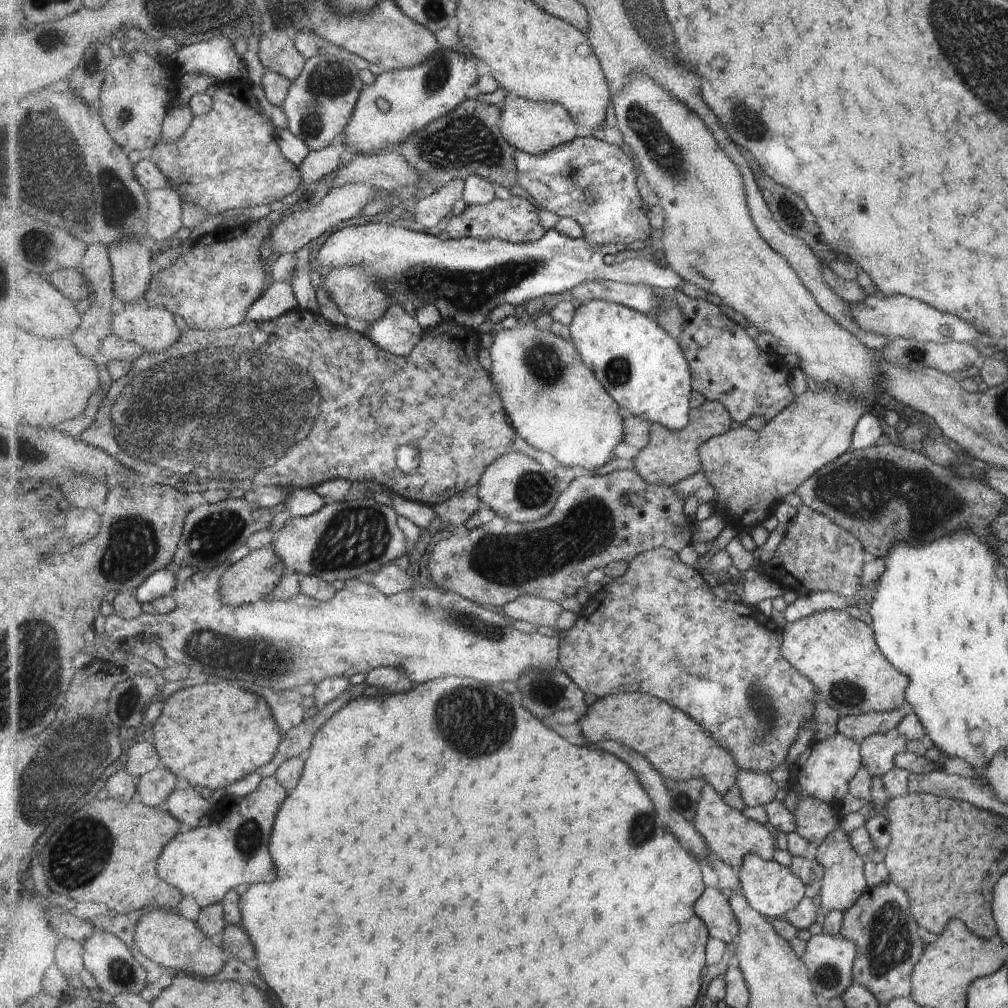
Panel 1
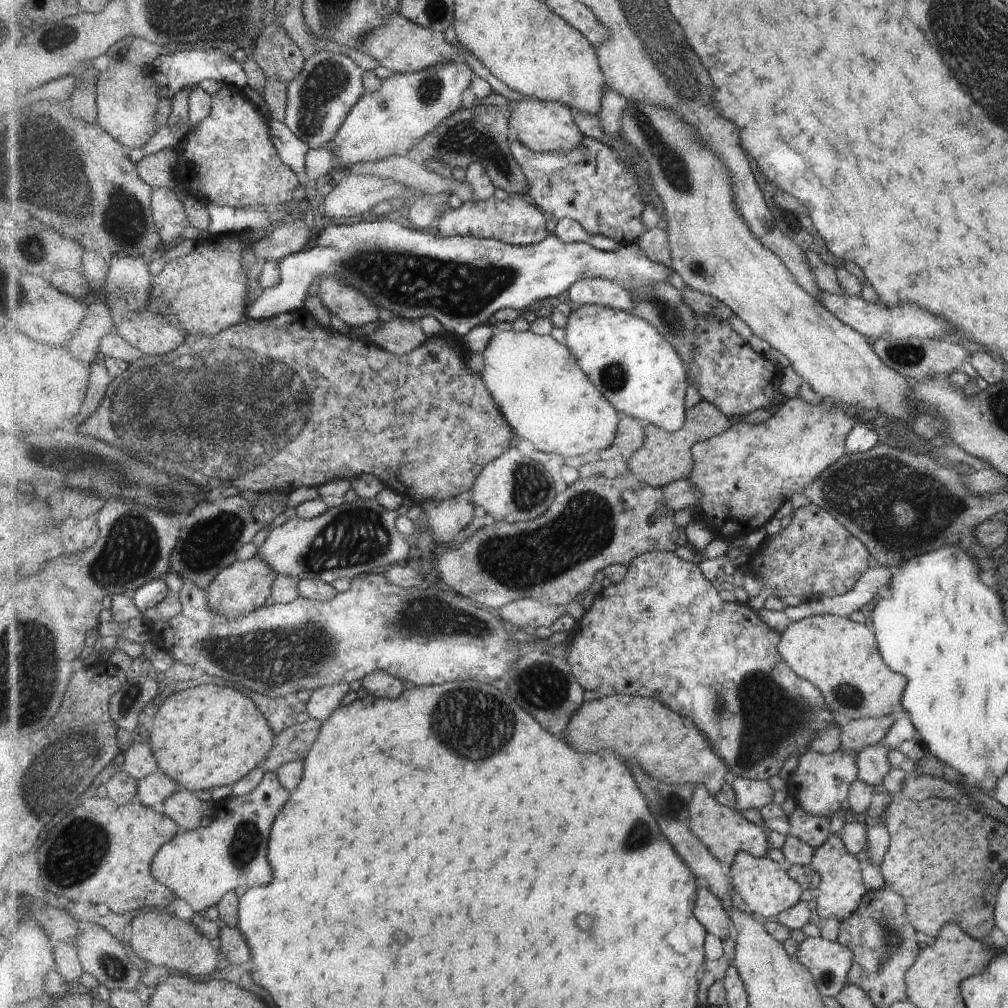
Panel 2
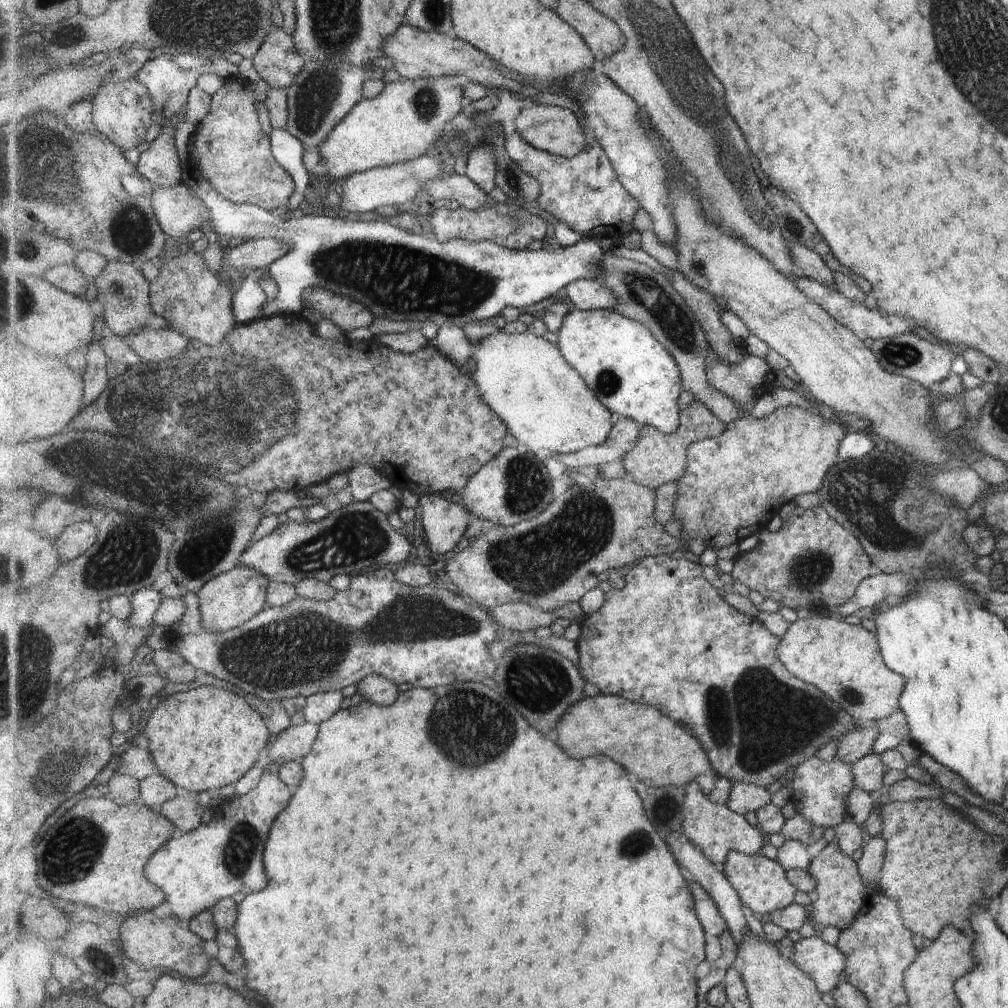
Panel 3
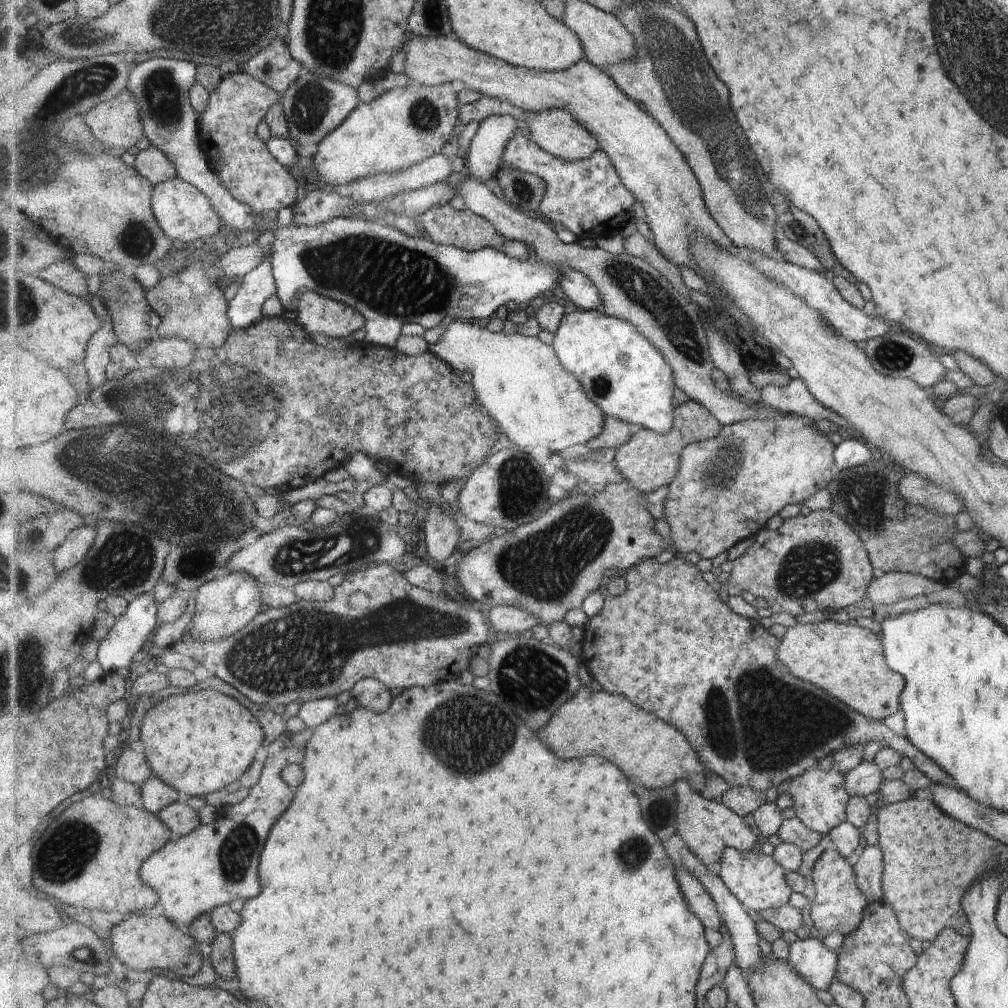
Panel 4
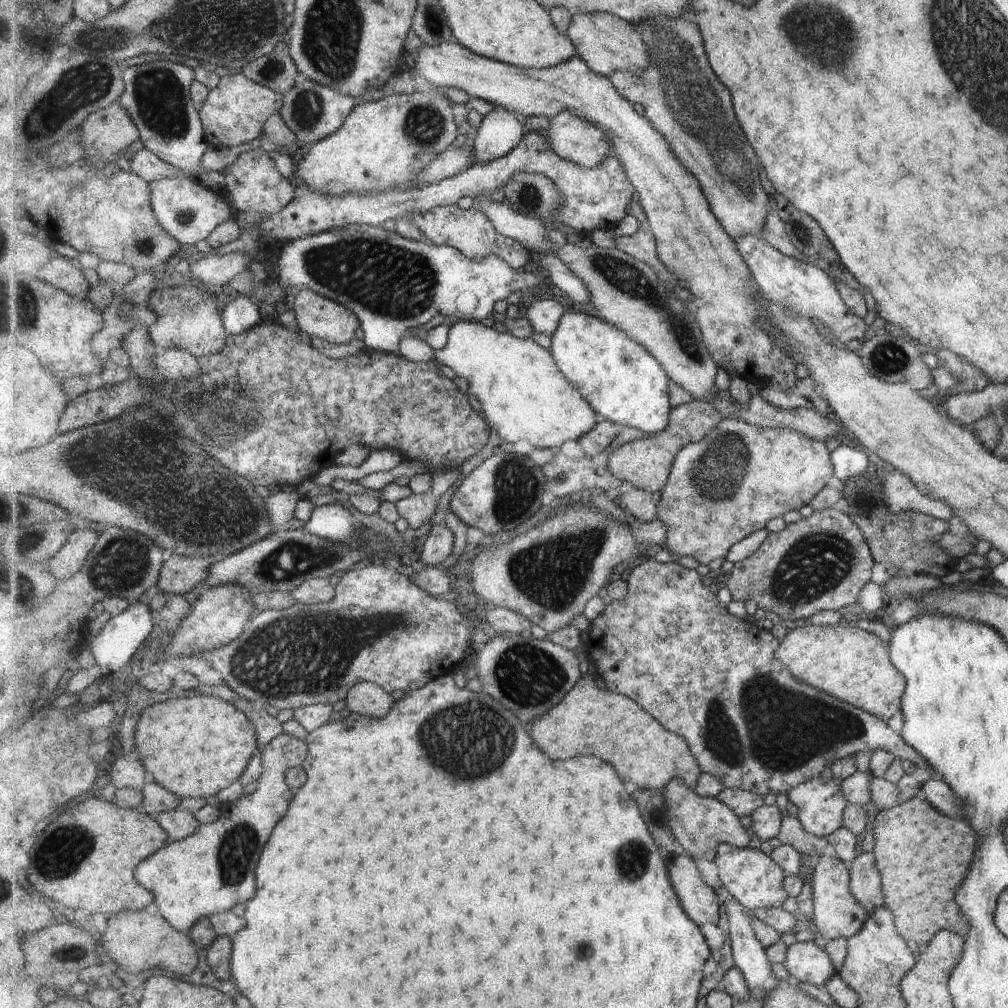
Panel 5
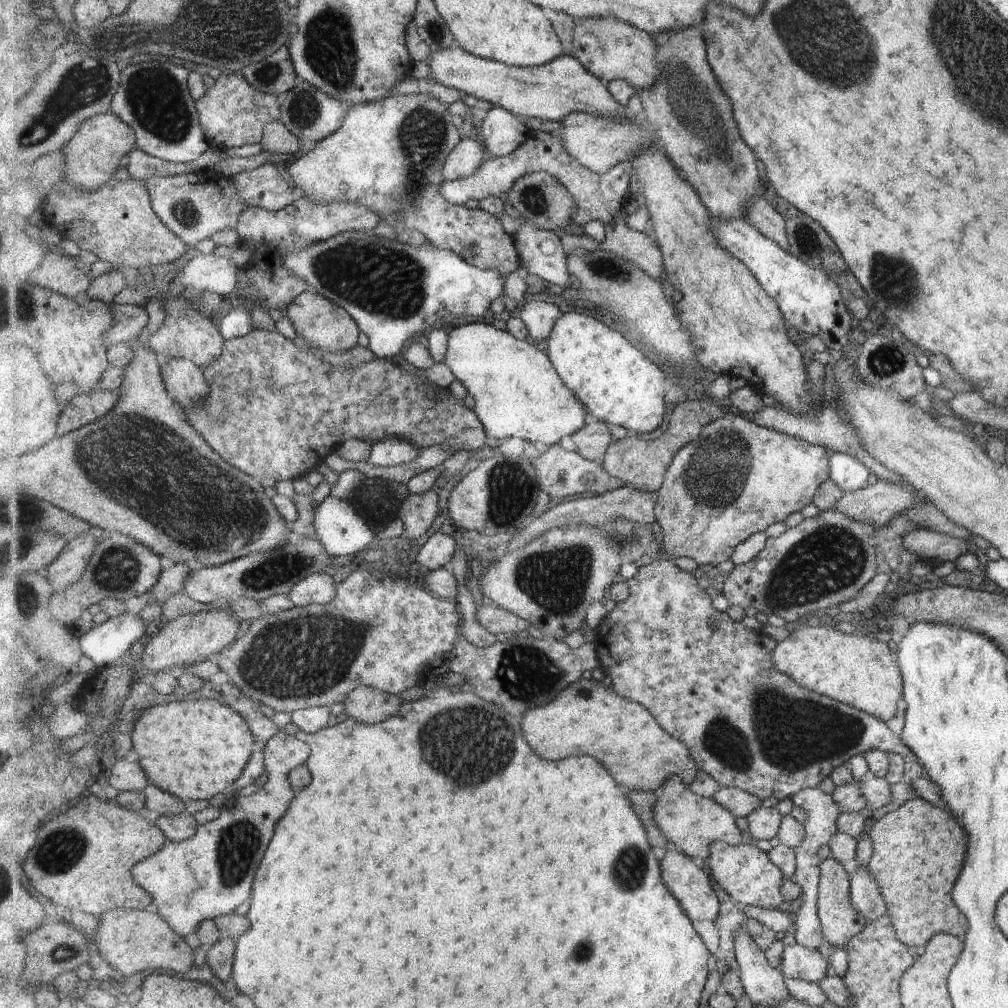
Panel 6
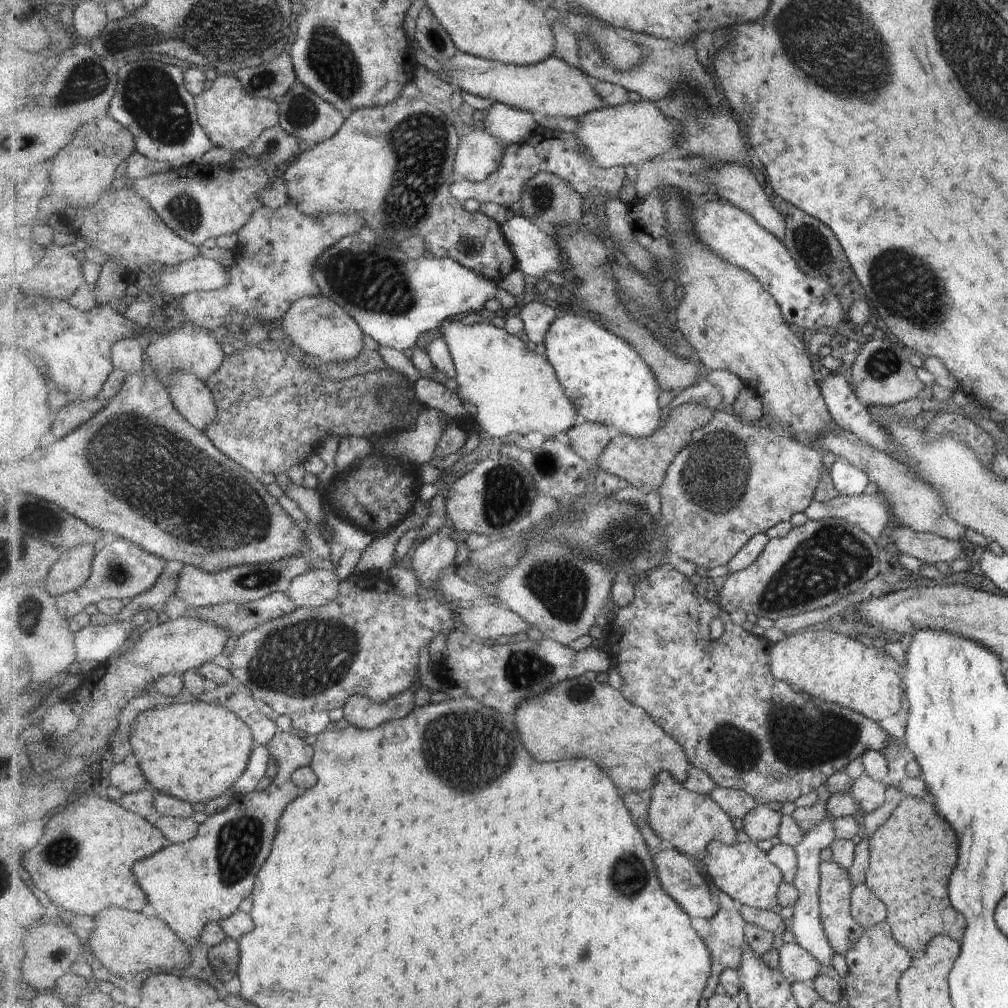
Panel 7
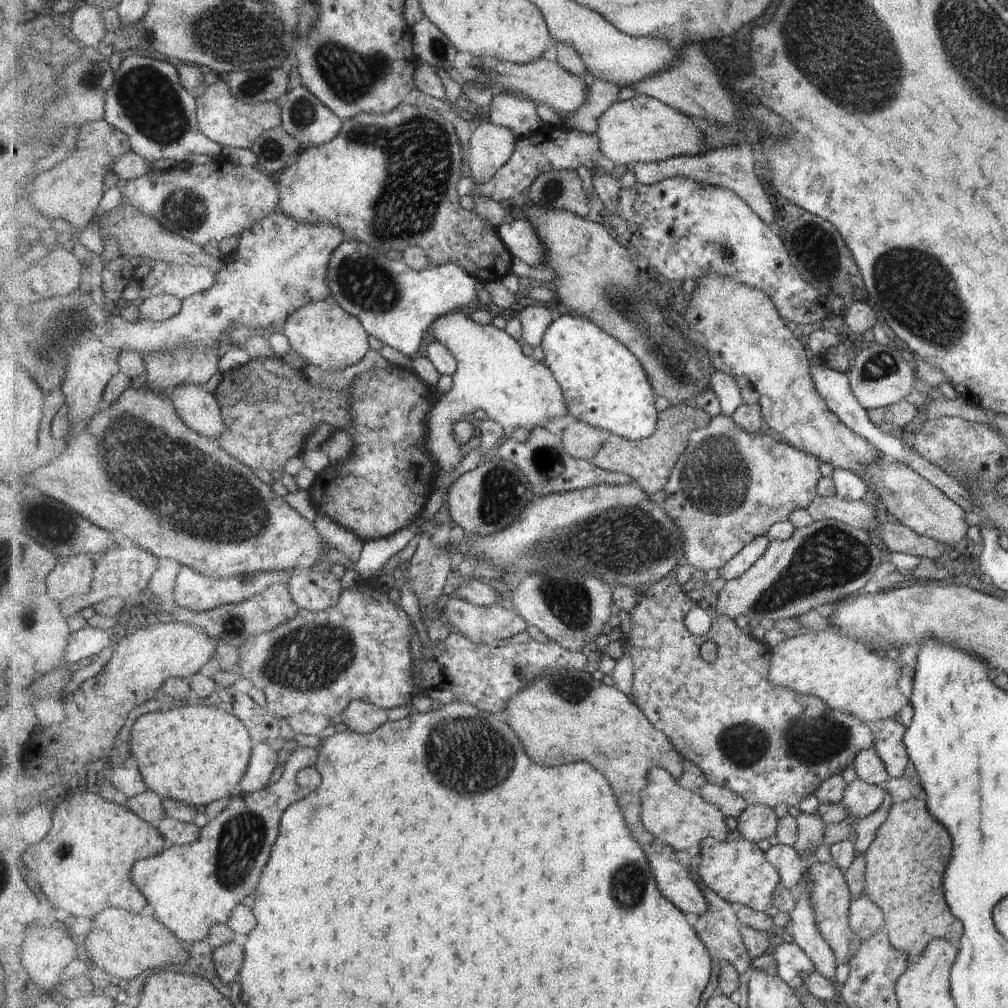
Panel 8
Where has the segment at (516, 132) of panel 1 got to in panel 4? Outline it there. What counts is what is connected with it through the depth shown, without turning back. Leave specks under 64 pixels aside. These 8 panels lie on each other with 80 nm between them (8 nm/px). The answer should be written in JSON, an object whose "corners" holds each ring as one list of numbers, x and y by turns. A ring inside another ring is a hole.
{"corners":[[567,109,527,113,532,139,552,155,568,161,582,161,600,149,597,137]]}

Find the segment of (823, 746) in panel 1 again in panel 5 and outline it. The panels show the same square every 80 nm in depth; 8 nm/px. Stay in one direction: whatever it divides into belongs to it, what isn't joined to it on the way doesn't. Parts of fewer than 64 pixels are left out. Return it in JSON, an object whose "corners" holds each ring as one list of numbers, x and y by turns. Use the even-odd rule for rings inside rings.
{"corners":[[817,776,787,794,799,809,802,827,813,836,825,838,841,827,842,812,847,803,838,784,839,781,833,778,829,783,823,783]]}

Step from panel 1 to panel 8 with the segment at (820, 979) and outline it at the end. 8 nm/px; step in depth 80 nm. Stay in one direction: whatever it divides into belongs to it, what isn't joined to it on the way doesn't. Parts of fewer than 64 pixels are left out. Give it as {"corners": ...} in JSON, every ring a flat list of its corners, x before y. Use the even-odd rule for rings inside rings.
{"corners":[[777,940,772,952,777,958,777,975,793,989,803,986,806,977,815,971,814,962,795,942,783,943]]}

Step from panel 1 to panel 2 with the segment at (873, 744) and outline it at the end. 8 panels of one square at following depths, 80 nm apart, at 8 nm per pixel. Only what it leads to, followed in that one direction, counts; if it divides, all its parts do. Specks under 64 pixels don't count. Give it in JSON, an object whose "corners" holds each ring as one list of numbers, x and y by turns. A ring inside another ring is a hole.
{"corners":[[881,744,869,745,860,750,855,757,856,778,863,784,879,789,882,778,892,768,886,757,889,750,891,749]]}

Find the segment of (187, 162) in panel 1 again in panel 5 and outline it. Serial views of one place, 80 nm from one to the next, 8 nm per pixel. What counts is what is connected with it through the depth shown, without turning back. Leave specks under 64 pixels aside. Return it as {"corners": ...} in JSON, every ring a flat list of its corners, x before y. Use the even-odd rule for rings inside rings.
{"corners":[[232,72,230,75,222,77,218,85,209,91,207,100,199,106,202,127,204,128,205,140,212,148,235,148,248,142,253,142,262,136,266,122,279,114,283,108,284,94,275,92,270,88,257,84,254,80,247,78,242,72],[263,148,241,152,224,172,227,192,237,212,278,213,295,198,295,194,293,194,295,186,291,178,285,178,277,170,277,164,273,162,268,151]]}

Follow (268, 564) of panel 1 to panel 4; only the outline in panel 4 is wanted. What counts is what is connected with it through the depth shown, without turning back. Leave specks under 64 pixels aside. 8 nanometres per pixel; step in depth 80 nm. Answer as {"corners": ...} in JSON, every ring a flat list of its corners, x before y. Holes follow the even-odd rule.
{"corners":[[245,573,227,574,206,582,195,599,195,612,188,636,198,641,218,641,243,630,264,609,262,587]]}

